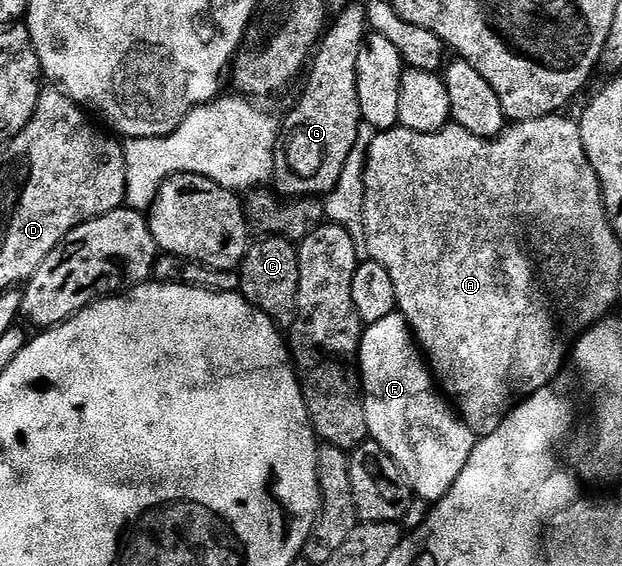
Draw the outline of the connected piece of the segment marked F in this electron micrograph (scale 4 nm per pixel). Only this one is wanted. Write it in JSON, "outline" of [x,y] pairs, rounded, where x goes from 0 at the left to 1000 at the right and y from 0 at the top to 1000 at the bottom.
{"outline":[[[648,555],[621,557],[587,576],[576,654],[596,774],[640,814],[667,873],[686,885],[709,882],[756,814],[768,769],[711,696]]]}

